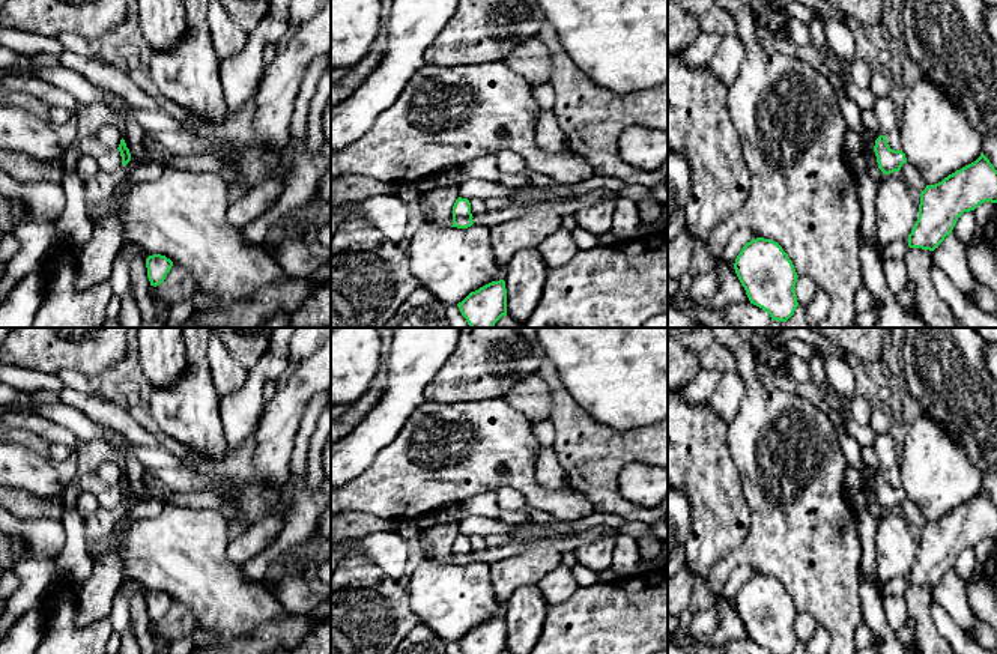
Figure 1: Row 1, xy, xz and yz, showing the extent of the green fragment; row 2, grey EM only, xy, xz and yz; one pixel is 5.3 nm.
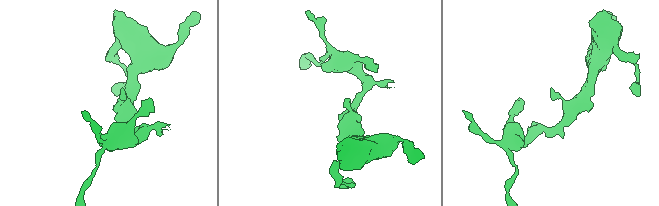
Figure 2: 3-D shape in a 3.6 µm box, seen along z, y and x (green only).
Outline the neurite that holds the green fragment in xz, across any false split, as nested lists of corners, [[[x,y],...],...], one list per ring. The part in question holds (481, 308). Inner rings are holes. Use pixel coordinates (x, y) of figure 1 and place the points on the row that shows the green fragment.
[[[492,281],[471,292],[457,307],[471,328],[493,328],[507,316],[505,281]]]

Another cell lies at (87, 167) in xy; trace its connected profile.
[[[81,155],[80,159],[77,161],[75,171],[84,182],[87,182],[99,171],[99,167],[93,156]]]

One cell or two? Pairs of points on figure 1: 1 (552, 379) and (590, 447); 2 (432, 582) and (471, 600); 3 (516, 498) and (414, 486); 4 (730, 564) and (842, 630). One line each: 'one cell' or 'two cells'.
1: one cell
2: one cell
3: two cells
4: one cell

